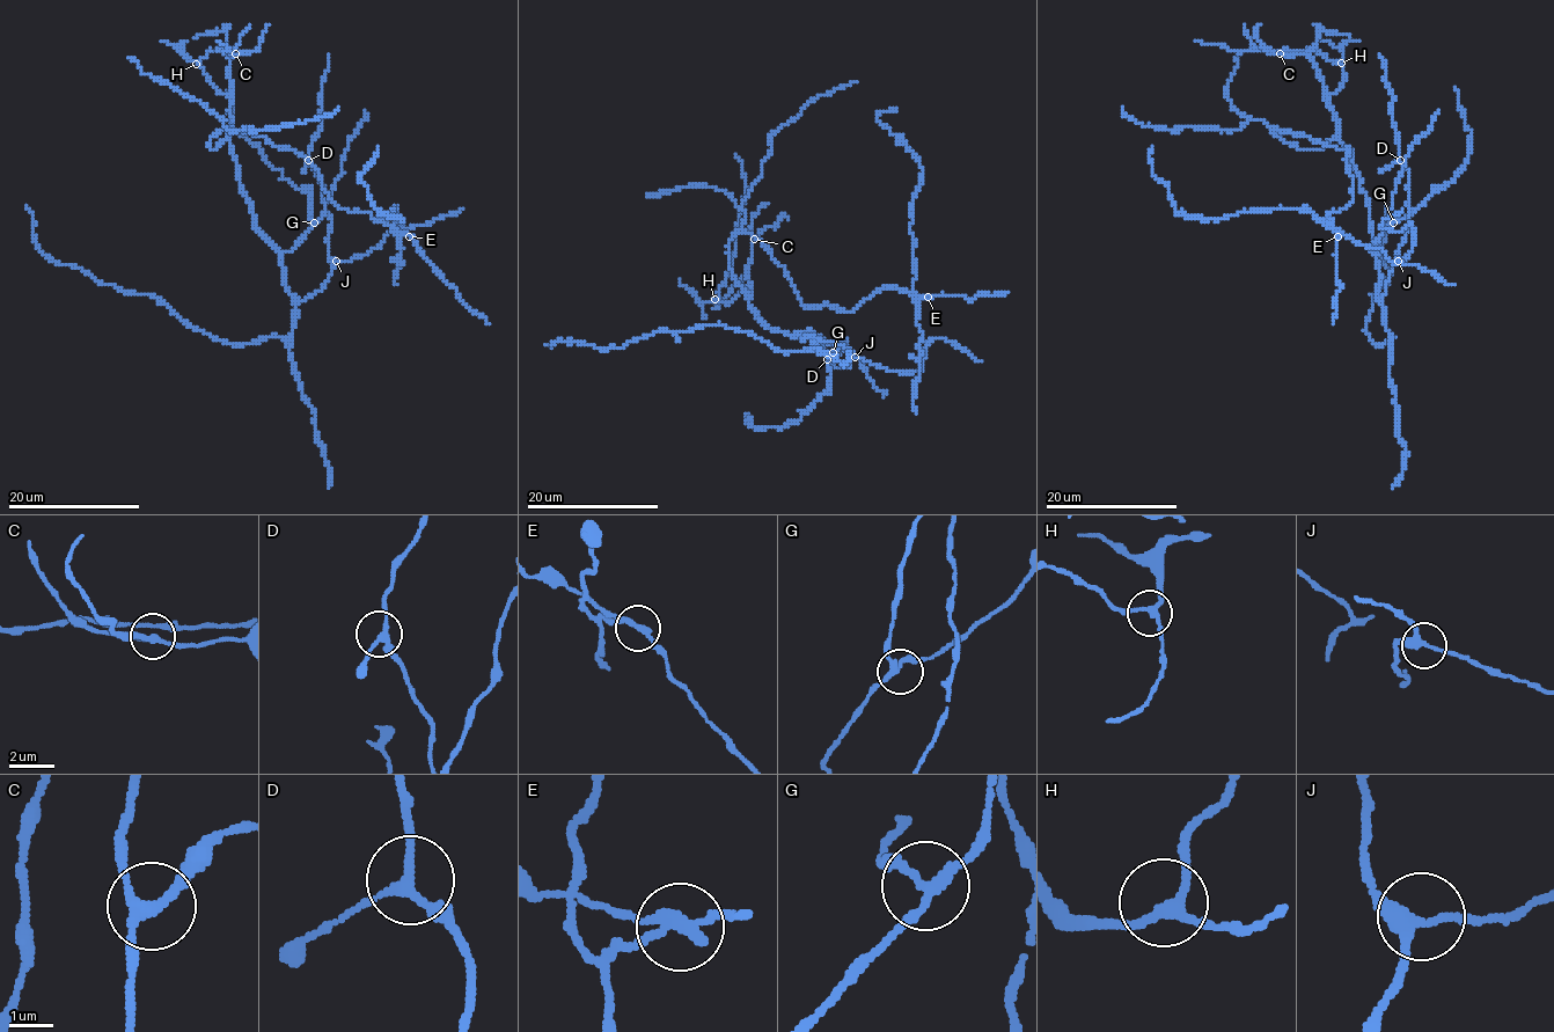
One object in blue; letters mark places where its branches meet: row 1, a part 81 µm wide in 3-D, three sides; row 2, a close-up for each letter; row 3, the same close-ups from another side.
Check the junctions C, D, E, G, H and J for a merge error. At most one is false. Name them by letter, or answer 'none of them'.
E

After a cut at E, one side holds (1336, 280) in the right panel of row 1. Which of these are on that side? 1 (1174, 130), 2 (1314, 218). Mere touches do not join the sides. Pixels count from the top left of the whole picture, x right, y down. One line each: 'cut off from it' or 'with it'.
1: with it
2: cut off from it

